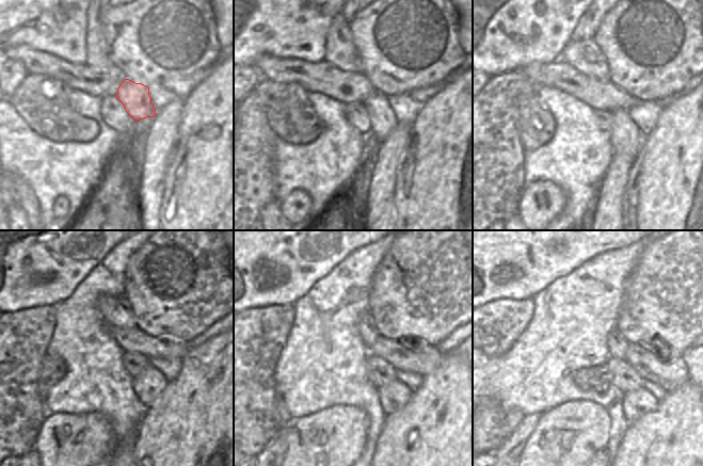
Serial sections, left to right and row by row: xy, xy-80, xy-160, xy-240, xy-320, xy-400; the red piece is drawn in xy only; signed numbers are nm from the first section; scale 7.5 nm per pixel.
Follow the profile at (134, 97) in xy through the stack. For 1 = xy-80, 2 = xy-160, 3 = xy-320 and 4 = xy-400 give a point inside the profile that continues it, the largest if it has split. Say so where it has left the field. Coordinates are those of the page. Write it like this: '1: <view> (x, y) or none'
1: xy-80 (383, 121)
2: xy-160 (625, 138)
3: xy-320 (394, 396)
4: xy-400 (636, 404)

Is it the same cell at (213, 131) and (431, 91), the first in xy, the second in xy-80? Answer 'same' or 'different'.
different

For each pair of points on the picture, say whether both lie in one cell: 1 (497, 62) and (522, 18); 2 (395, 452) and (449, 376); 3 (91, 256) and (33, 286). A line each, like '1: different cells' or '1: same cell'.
1: same cell
2: same cell
3: same cell

